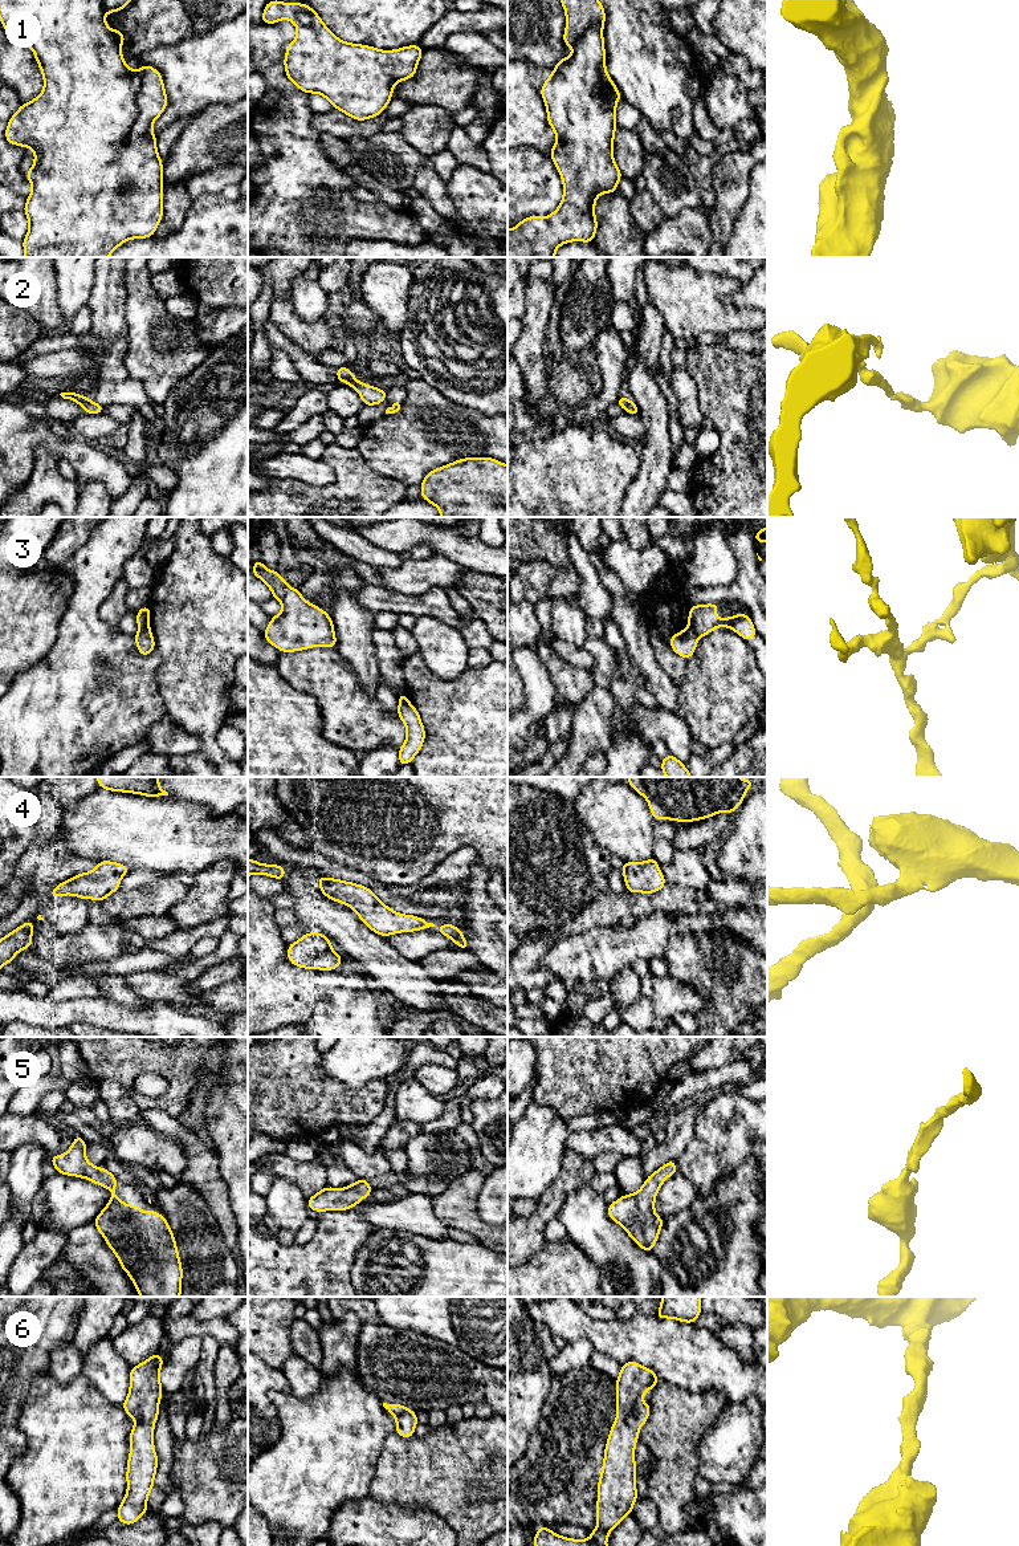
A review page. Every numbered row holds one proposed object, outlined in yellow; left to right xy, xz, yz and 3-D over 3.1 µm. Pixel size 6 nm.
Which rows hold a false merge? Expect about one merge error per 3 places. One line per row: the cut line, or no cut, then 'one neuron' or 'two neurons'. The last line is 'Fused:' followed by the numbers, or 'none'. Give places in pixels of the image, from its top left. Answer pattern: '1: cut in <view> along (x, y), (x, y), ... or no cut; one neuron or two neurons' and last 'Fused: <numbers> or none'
1: no cut; one neuron
2: cut in xz along (353, 374), (343, 381); two neurons
3: cut in yz along (689, 626), (698, 637); two neurons
4: no cut; one neuron
5: no cut; one neuron
6: no cut; one neuron
Fused: 2, 3

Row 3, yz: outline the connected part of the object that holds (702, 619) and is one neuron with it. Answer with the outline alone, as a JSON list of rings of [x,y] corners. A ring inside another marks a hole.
[[[709,603],[689,607],[688,624],[698,636],[708,635],[717,627],[730,627],[746,642],[751,640],[757,635],[750,617],[747,617],[745,613],[739,613],[735,617],[718,619],[716,617],[718,606],[720,603]]]

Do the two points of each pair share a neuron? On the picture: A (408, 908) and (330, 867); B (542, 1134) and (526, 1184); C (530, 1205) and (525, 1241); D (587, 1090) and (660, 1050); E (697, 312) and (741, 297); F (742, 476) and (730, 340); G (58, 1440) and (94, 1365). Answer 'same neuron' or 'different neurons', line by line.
A: same neuron
B: same neuron
C: different neurons
D: same neuron
E: different neurons
F: different neurons
G: different neurons

